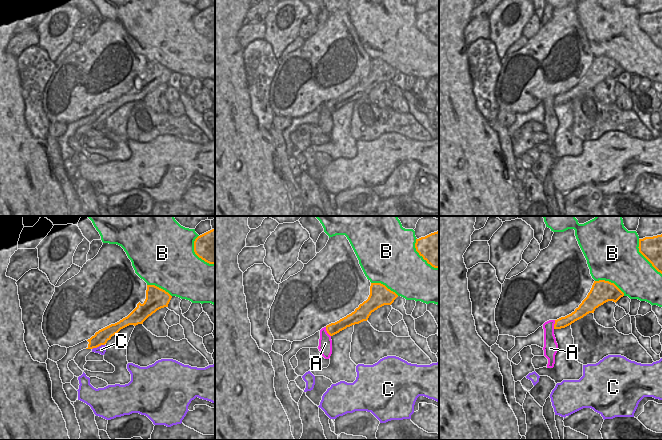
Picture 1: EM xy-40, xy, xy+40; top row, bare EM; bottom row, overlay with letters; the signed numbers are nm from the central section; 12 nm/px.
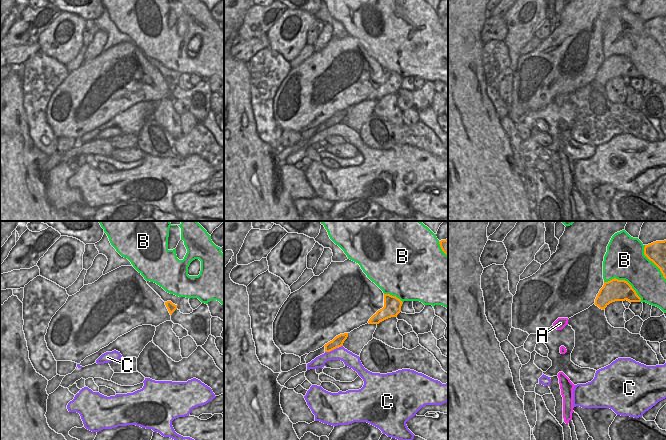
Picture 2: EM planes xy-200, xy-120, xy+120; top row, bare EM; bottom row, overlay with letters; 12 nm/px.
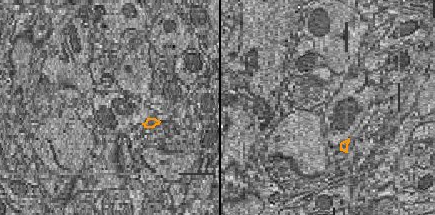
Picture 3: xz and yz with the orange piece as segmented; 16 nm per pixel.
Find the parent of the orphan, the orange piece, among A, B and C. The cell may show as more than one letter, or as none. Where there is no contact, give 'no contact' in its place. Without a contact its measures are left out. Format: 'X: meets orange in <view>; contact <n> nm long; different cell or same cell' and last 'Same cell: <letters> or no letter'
A: meets orange in xy; contact 140 nm long; different cell
B: meets orange in xy; contact 460 nm long; different cell
C: meets orange in xy-40; contact 170 nm long; different cell
Same cell: no letter

